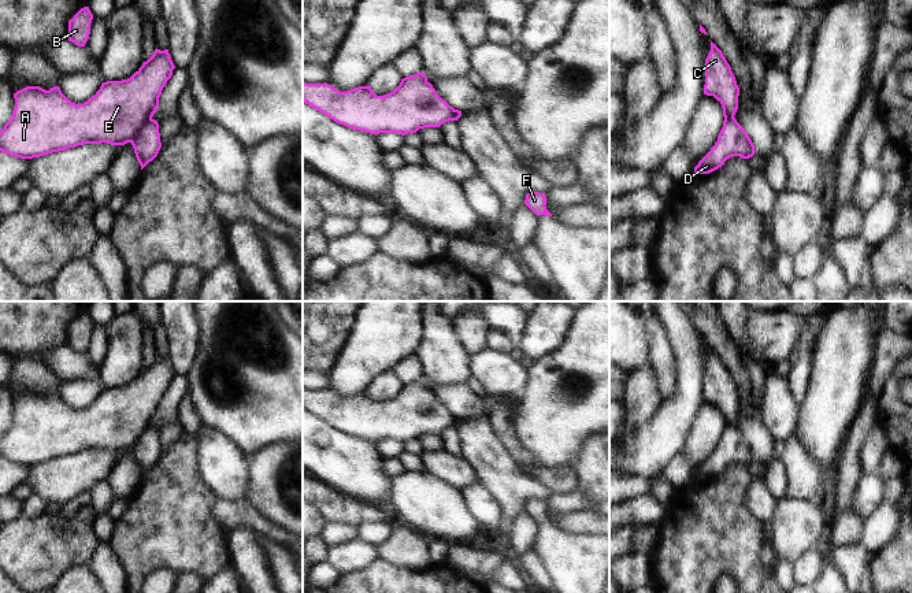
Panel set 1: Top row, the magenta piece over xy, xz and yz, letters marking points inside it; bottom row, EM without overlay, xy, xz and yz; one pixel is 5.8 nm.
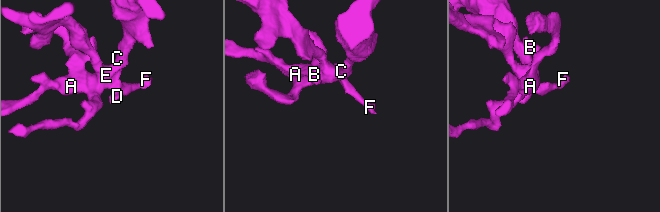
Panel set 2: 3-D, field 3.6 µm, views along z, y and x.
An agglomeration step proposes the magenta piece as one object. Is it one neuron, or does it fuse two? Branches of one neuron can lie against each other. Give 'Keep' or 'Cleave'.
Cleave.

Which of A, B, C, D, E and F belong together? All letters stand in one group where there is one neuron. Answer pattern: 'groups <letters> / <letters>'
groups A B C E / D F

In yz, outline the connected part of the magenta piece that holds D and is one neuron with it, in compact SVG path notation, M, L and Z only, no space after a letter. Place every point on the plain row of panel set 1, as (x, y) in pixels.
M724 425L718 448L694 474L697 481L709 481L733 463L749 466L755 462L755 452L735 425Z

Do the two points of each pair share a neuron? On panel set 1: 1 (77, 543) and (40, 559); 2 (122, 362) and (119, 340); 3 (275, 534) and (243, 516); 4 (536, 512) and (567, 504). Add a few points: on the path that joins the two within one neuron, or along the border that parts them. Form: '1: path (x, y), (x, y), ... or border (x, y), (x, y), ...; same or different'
1: path (67, 543), (56, 543), (49, 549); same
2: path (122, 356), (122, 345); same
3: path (267, 529), (251, 518); same
4: border (544, 500), (545, 515), (551, 521); different

